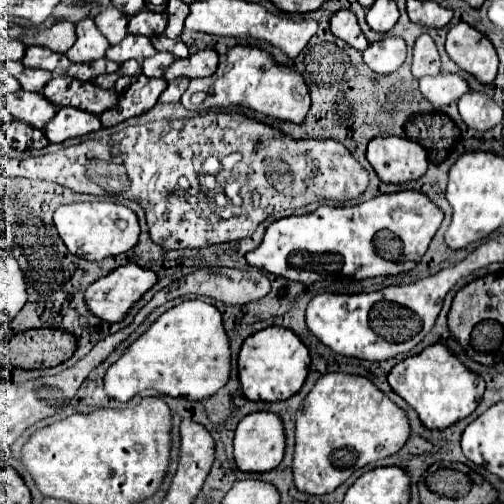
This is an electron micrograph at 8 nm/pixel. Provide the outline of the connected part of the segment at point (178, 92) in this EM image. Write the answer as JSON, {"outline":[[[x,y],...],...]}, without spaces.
{"outline":[[[186,77],[168,81],[166,91],[160,95],[160,103],[176,103],[176,101],[180,101],[180,97],[182,97],[182,93],[186,91],[188,83],[190,83],[190,79],[186,79]]]}

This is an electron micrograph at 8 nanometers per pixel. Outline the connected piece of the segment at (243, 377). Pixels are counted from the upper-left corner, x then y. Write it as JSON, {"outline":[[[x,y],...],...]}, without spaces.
{"outline":[[[266,327],[250,335],[240,351],[238,369],[244,397],[250,401],[284,401],[296,395],[308,375],[310,353],[300,337],[286,327]]]}

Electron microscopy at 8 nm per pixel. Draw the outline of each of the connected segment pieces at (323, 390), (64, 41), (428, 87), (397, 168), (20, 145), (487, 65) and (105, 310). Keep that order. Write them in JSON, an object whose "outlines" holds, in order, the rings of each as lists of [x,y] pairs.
{"outlines":[[[[326,373],[316,381],[296,417],[294,483],[310,495],[332,493],[356,469],[400,451],[408,437],[408,415],[372,381],[350,373]]],[[[58,21],[50,29],[44,29],[38,33],[24,31],[22,35],[18,35],[18,41],[22,41],[26,47],[42,45],[56,53],[66,53],[72,47],[72,43],[76,41],[76,31],[70,21]]],[[[438,73],[422,77],[420,91],[436,109],[440,109],[452,101],[458,101],[468,91],[468,83],[456,73]]],[[[396,135],[374,137],[368,143],[366,157],[384,183],[406,183],[420,179],[428,167],[426,149]]],[[[10,121],[4,125],[4,135],[10,143],[10,147],[18,151],[28,151],[28,149],[44,149],[48,145],[48,139],[42,129],[30,127],[28,123],[22,121]]],[[[456,23],[446,35],[446,53],[450,59],[472,73],[480,83],[492,83],[498,71],[498,55],[490,39],[468,23]]],[[[134,263],[122,265],[86,289],[86,305],[96,317],[108,323],[122,321],[130,307],[152,289],[156,281],[158,277],[150,269]]]]}

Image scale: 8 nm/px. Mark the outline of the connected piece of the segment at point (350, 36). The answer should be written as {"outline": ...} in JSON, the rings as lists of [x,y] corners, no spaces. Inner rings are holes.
{"outline":[[[340,9],[330,17],[330,31],[358,51],[364,51],[368,47],[368,41],[358,25],[358,19],[350,9]]]}

